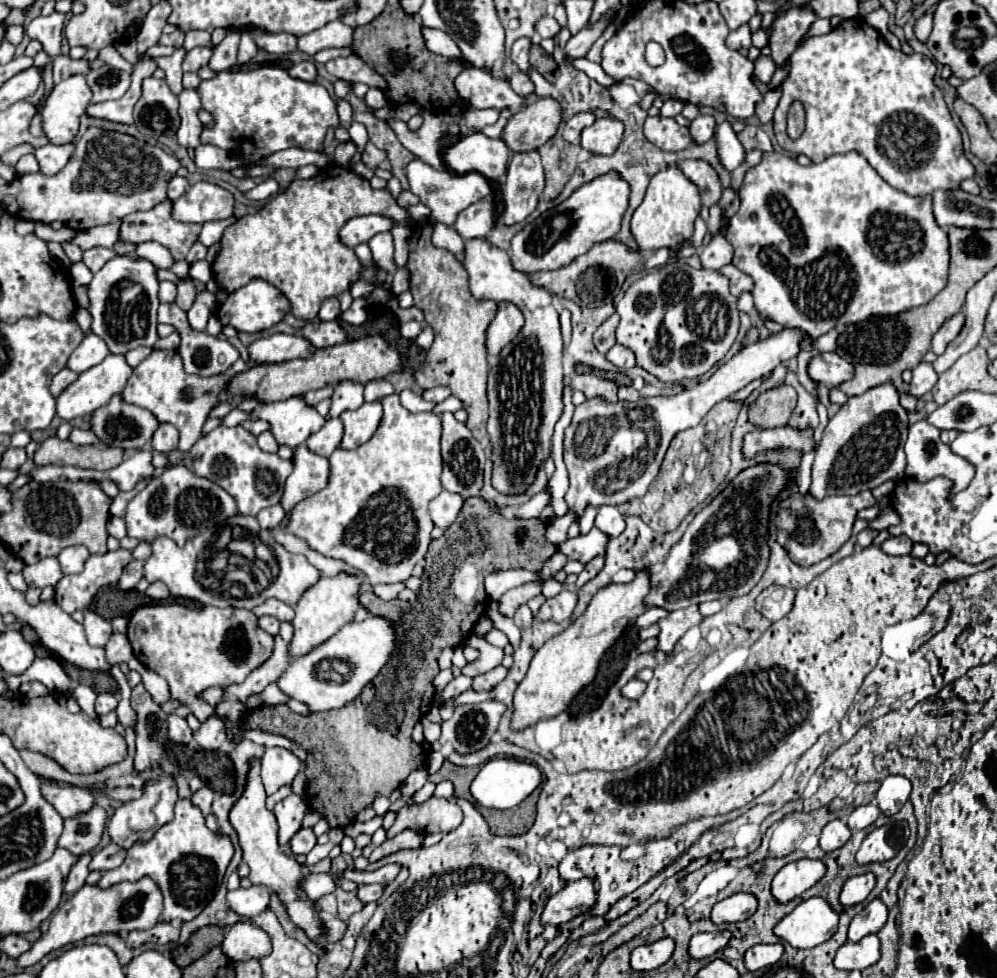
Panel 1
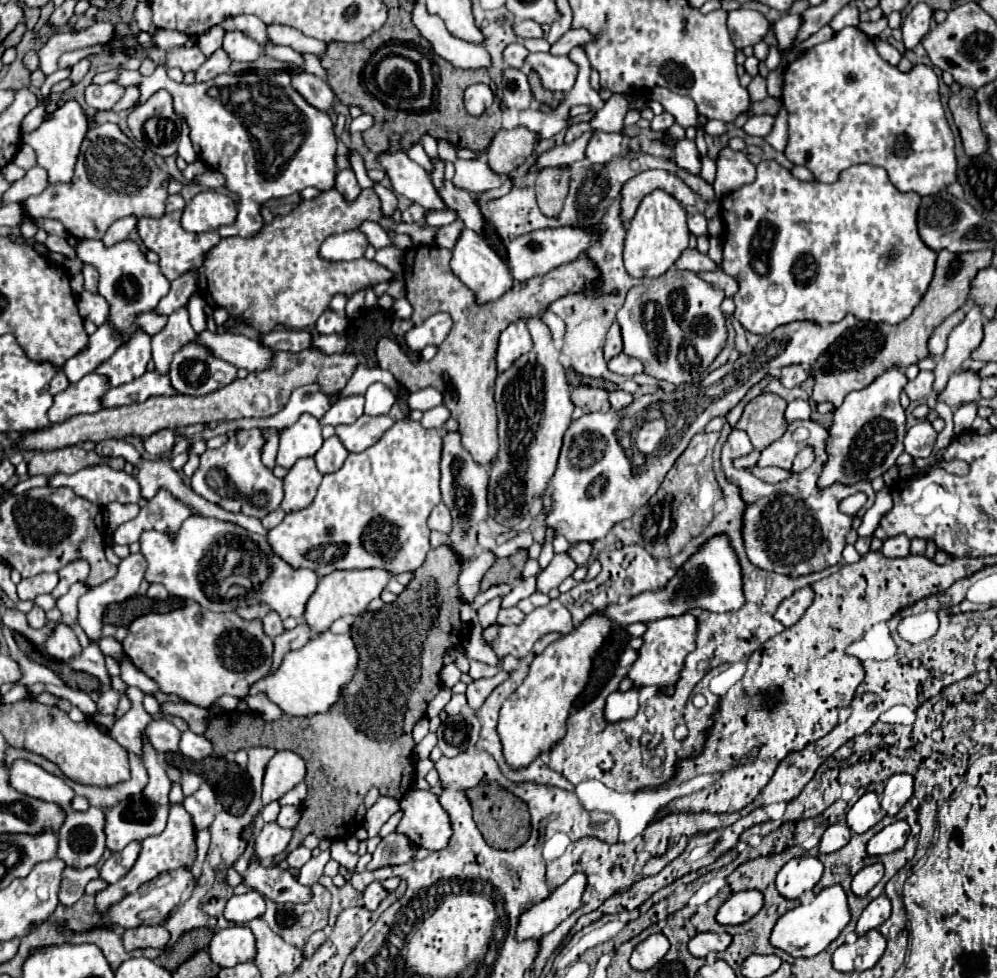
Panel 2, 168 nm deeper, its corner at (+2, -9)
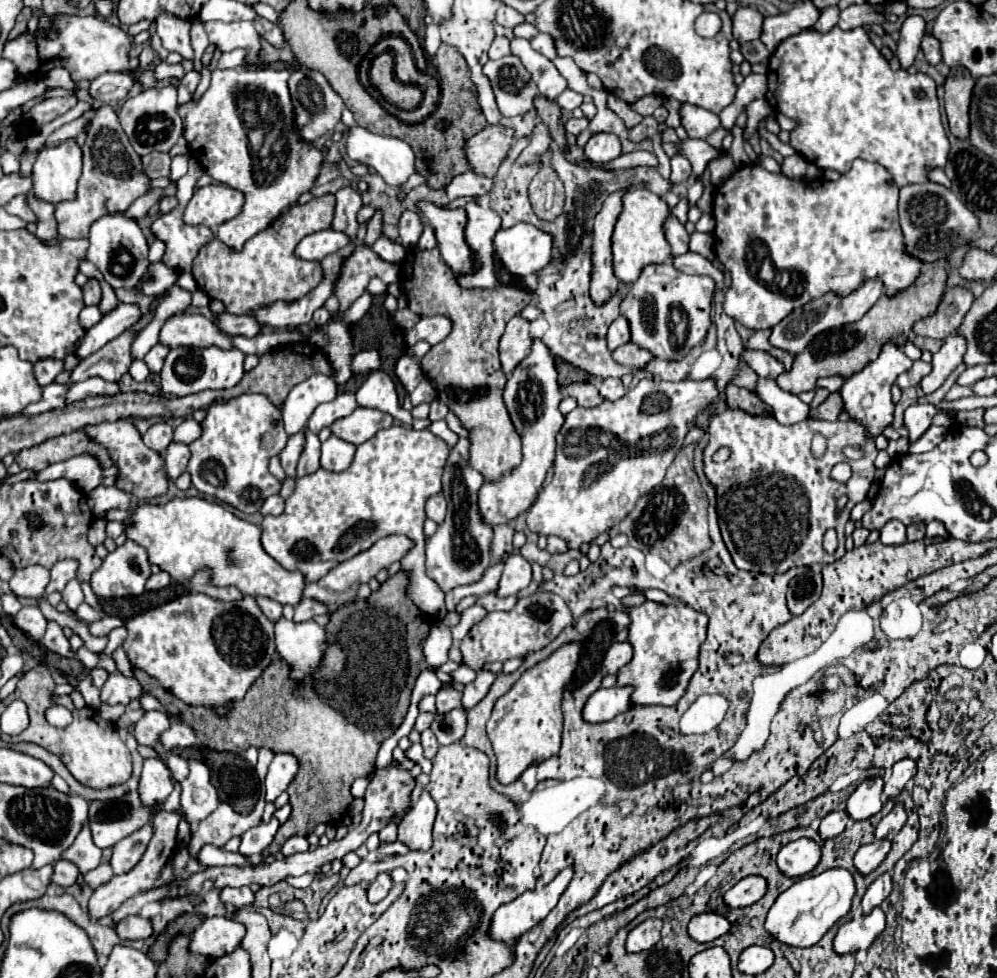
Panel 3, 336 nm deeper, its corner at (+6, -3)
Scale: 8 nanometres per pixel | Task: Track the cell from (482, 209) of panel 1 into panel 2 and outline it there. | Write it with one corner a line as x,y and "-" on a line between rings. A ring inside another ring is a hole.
458,219
458,221
454,221
454,223
450,223
450,225
444,225
444,227
440,227
432,243
434,243
436,247
452,249
452,245
456,243
456,237
460,235
460,229
464,229
464,223
462,223
460,219

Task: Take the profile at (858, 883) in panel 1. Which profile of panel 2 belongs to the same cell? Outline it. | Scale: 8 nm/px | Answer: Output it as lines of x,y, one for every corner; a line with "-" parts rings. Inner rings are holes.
874,863
874,865
868,865
864,869
860,869
854,879
852,879
852,891
858,895
858,897
864,897
884,875
884,865
882,863

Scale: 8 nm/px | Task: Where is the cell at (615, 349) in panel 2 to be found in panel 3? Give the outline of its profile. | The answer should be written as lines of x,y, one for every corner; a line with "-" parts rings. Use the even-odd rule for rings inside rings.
622,315
612,321
612,325
608,329
608,335
606,335
606,341
608,341
610,351
614,351
616,347
630,341
630,327
628,327
628,321

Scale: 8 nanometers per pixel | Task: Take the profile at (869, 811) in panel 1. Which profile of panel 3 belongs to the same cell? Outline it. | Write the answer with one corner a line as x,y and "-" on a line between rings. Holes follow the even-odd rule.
880,777
862,781
856,787
856,791
850,795
850,799
846,801
846,813
854,821
864,821
864,819
876,815
882,809
880,795
882,795
882,779

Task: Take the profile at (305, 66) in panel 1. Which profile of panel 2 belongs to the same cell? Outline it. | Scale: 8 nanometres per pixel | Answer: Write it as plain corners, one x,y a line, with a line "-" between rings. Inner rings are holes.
300,71
292,75
292,87
308,101
308,105
320,111
330,111
334,107
334,93
322,77

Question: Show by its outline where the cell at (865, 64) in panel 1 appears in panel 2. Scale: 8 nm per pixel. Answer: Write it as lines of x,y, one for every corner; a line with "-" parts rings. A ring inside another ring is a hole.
846,27
840,33
834,33
832,39
790,61
784,67
782,77
782,105
788,111
790,131
784,155
794,165
808,167
820,183
834,183
844,169
856,163
884,167
900,193
914,191
922,197
940,193
956,181
954,135
940,103
938,77
930,67
914,65
910,73
902,73
878,55
868,35
856,27

